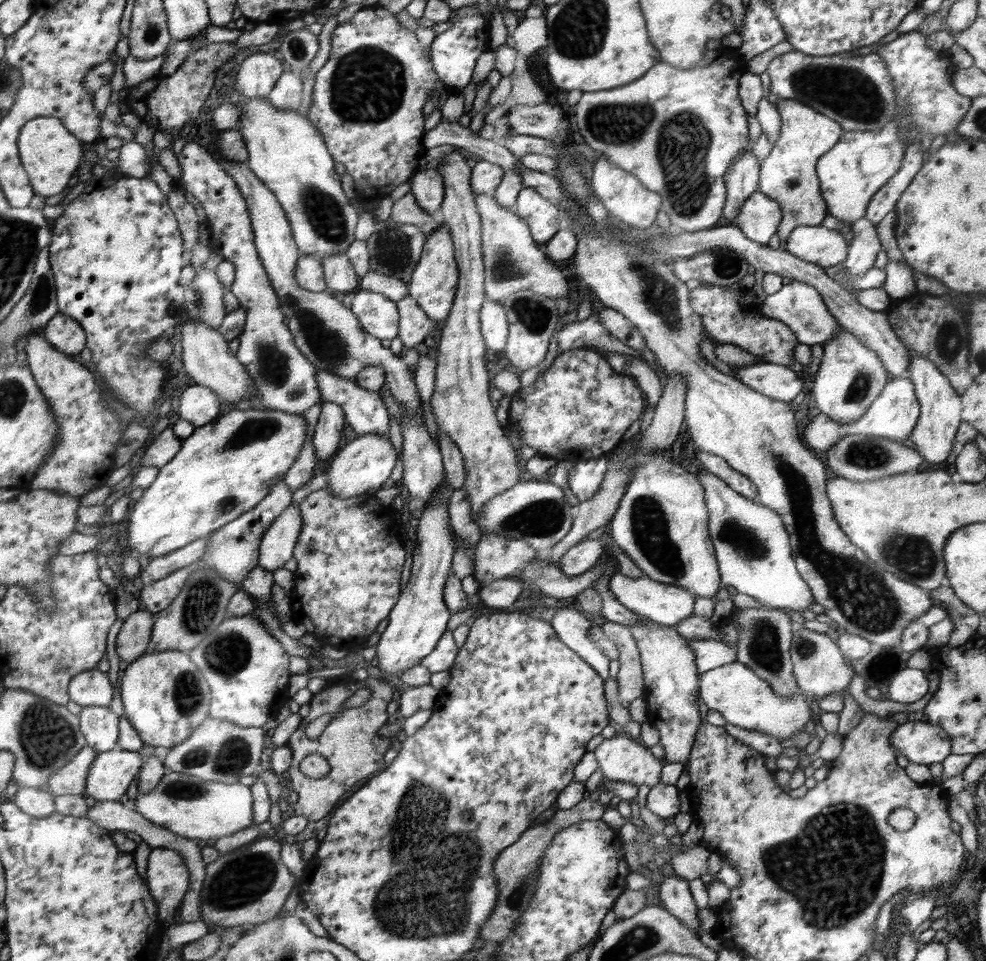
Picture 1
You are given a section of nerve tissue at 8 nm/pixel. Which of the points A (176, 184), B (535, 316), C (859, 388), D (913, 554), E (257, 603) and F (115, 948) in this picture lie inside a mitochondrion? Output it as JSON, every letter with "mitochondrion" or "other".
{"A":"other","B":"mitochondrion","C":"mitochondrion","D":"mitochondrion","E":"other","F":"other"}

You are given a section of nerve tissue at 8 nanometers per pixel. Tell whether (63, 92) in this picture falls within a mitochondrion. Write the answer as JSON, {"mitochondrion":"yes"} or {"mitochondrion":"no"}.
{"mitochondrion":"no"}

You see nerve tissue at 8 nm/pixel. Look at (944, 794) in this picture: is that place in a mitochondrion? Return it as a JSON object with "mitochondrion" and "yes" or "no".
{"mitochondrion":"no"}

